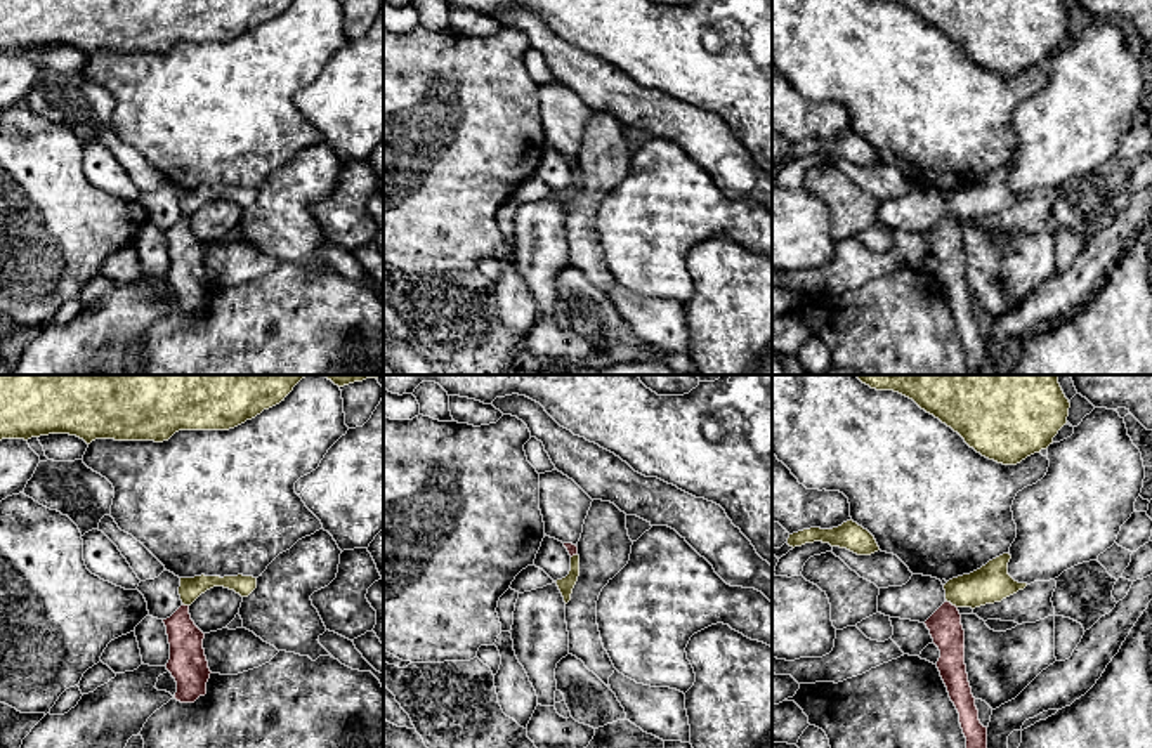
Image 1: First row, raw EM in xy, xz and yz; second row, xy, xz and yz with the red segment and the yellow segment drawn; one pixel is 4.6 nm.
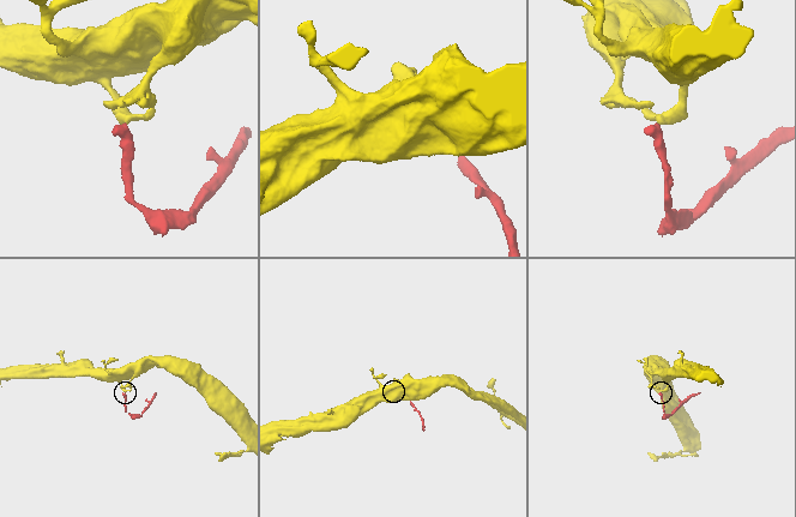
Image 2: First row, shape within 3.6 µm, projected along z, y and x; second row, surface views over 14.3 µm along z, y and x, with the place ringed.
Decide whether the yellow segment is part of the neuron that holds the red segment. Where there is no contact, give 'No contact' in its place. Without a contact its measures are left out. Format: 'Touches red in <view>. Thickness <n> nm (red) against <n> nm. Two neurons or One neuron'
Touches red in yz. Thickness 150 nm (red) against 180 nm. Two neurons

